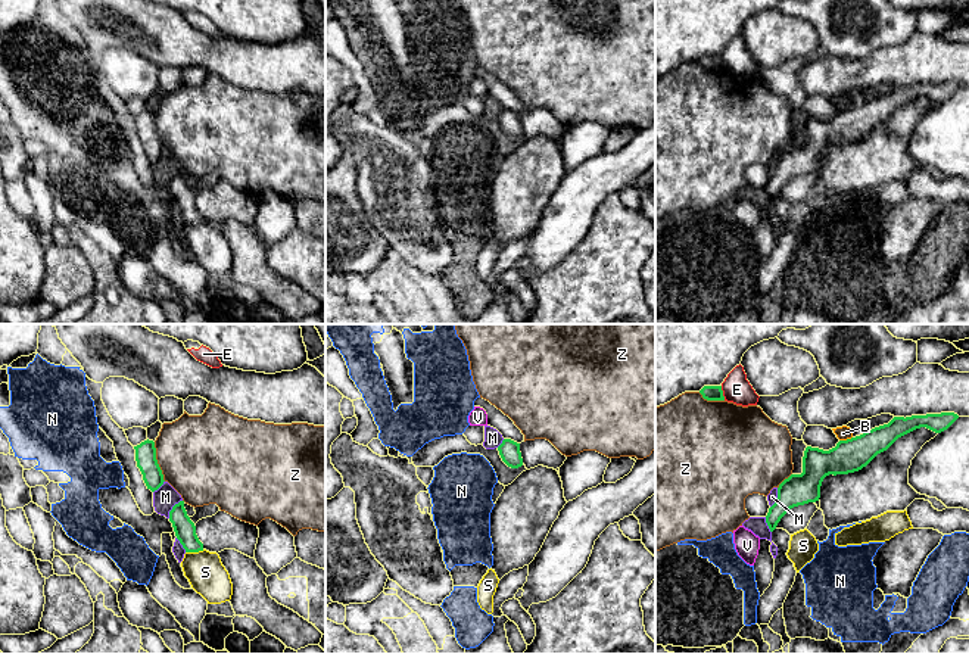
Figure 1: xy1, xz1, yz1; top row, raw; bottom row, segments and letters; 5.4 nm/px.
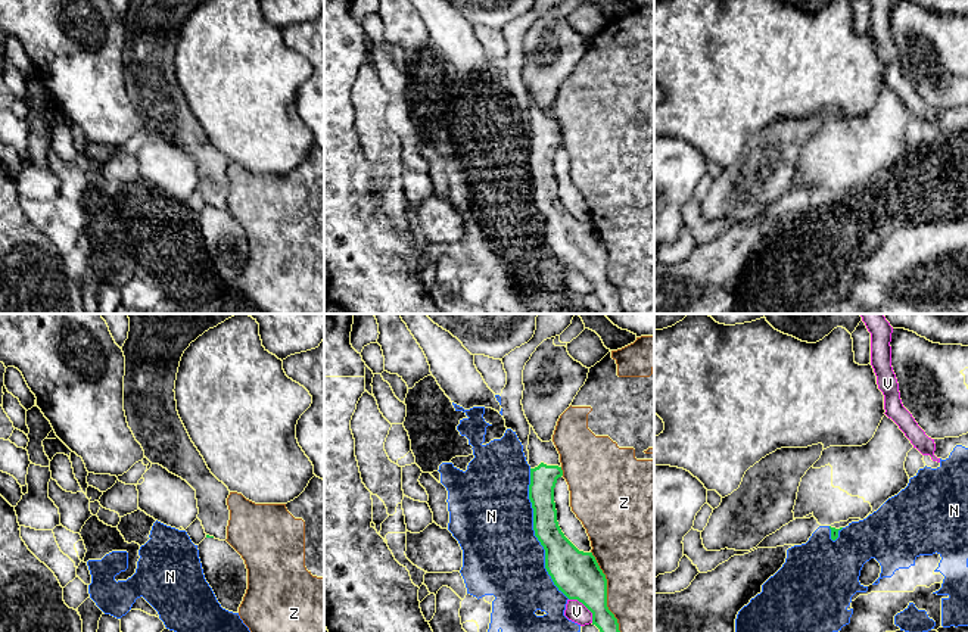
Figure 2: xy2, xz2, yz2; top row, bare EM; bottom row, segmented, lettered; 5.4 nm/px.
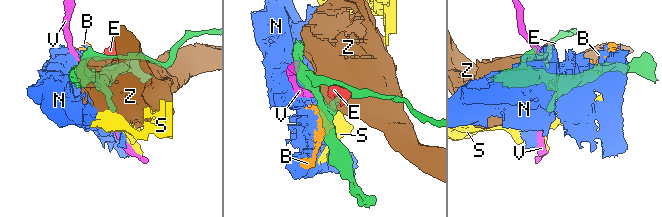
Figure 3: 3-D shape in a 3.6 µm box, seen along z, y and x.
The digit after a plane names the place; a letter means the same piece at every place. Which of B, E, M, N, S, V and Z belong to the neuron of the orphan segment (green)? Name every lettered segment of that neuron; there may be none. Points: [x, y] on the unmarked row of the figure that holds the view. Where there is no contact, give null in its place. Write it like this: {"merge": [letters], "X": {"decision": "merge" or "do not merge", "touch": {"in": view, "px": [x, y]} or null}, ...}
{"merge": [], "B": {"decision": "do not merge", "touch": {"in": "yz1", "px": [847, 109]}}, "E": {"decision": "do not merge", "touch": {"in": "yz1", "px": [722, 64]}}, "M": {"decision": "do not merge", "touch": {"in": "xy1", "px": [173, 178]}}, "N": {"decision": "do not merge", "touch": {"in": "xz2", "px": [535, 204]}}, "S": {"decision": "do not merge", "touch": {"in": "xy1", "px": [195, 221]}}, "V": {"decision": "do not merge", "touch": {"in": "xz2", "px": [585, 276]}}, "Z": {"decision": "do not merge", "touch": {"in": "xz2", "px": [606, 267]}}}

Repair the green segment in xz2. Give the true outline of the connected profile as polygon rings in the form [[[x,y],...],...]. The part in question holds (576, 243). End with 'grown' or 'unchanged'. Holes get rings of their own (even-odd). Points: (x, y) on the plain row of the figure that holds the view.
[[[530,96],[527,121],[533,200],[545,220],[548,245],[558,261],[592,283],[592,295],[601,302],[600,314],[625,314],[617,289],[607,277],[606,245],[592,222],[579,221],[558,196],[554,158],[563,140],[554,112],[542,112]]]; grown

